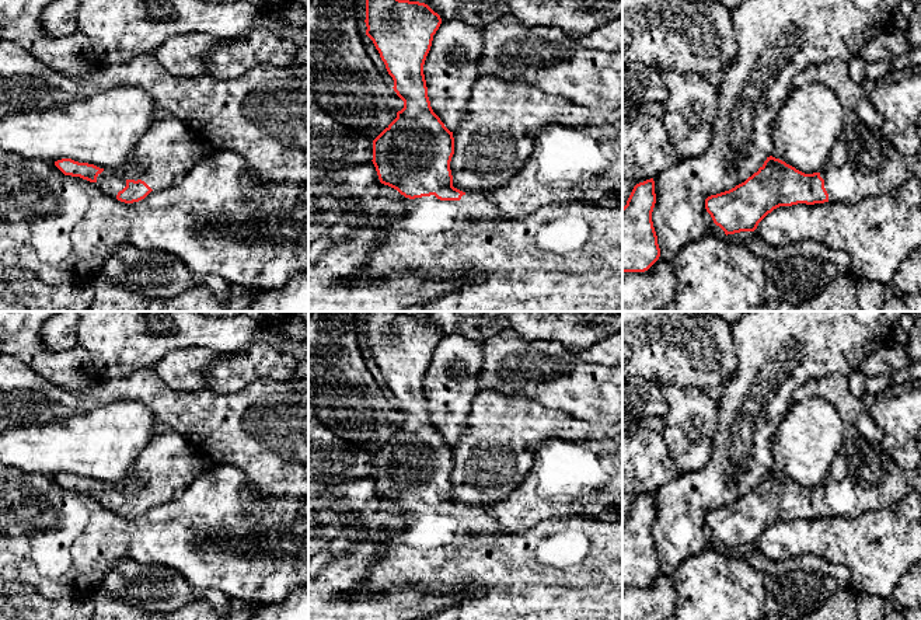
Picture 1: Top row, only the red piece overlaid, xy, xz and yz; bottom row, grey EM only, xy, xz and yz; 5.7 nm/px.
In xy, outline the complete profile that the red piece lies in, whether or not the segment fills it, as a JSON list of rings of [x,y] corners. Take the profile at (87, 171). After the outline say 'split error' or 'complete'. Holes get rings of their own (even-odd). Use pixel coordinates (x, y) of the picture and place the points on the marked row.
[[[170,116],[157,118],[151,123],[137,140],[132,157],[123,167],[104,170],[71,159],[57,160],[55,166],[64,175],[98,182],[118,201],[133,203],[144,199],[151,191],[171,187],[212,154],[202,147],[193,130]]] | split error

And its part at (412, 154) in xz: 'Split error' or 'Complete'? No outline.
Split error

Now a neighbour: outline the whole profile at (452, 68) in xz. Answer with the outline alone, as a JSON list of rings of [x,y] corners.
[[[442,21],[423,65],[433,112],[454,132],[464,119],[475,81],[482,76],[481,28],[463,21]]]

